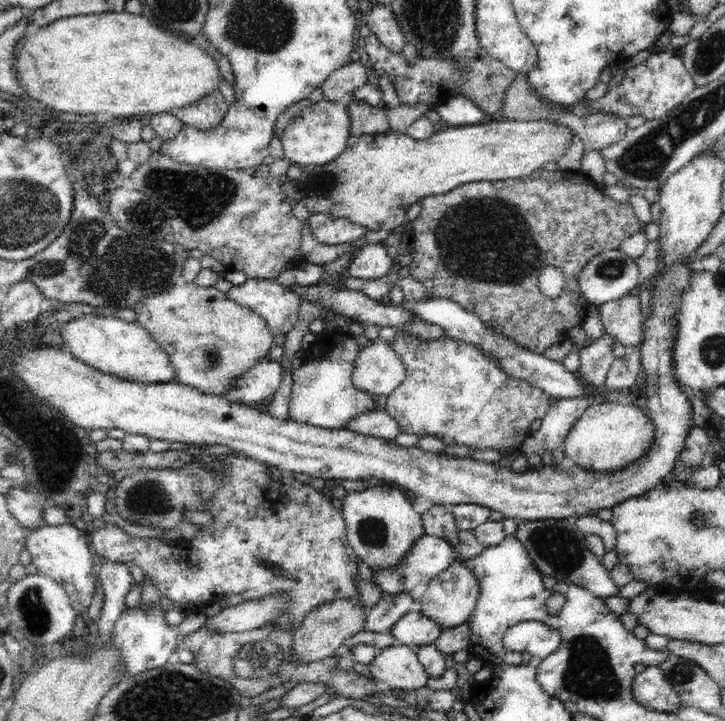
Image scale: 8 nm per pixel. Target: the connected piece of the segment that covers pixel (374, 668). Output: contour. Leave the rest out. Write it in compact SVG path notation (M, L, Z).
M406 645L379 650L369 666L372 676L384 688L416 690L426 687L430 678L420 664L416 647Z

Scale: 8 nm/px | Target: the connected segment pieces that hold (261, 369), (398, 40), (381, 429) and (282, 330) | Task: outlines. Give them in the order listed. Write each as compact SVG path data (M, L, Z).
M266 358L260 364L255 364L250 371L243 372L224 396L240 404L266 402L276 392L281 380L281 362Z
M377 4L367 12L366 24L391 54L403 54L406 39L390 7Z
M376 409L376 412L365 412L363 415L352 419L347 424L347 429L368 436L394 440L396 436L402 433L398 425L386 411Z
M247 279L241 285L232 285L227 292L227 296L235 301L236 304L242 304L246 308L259 312L272 333L286 334L295 325L299 318L299 306L303 302L299 293L292 292L290 288L280 284L277 280Z

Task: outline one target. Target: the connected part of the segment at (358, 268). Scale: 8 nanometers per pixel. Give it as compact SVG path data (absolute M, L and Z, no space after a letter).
M364 243L351 258L348 270L354 278L370 280L386 275L392 259L381 243Z

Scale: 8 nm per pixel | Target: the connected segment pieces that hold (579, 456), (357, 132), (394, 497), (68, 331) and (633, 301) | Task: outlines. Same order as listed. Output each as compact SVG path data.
M598 401L589 406L566 434L561 454L592 472L618 472L644 456L654 440L655 426L646 411L632 403Z
M352 98L347 110L351 119L351 136L360 137L364 134L374 135L390 131L388 114L382 107L372 107Z
M380 483L347 492L341 501L348 543L373 572L399 571L404 556L426 535L421 514L414 511L413 504L400 488Z
M84 314L65 323L63 344L74 358L98 371L116 375L130 382L167 383L176 380L168 354L153 341L144 328L112 314Z
M628 292L616 300L599 304L597 307L606 335L613 336L617 342L620 342L625 347L638 344L638 340L643 334L643 318L640 313L640 298L638 294L629 294Z

